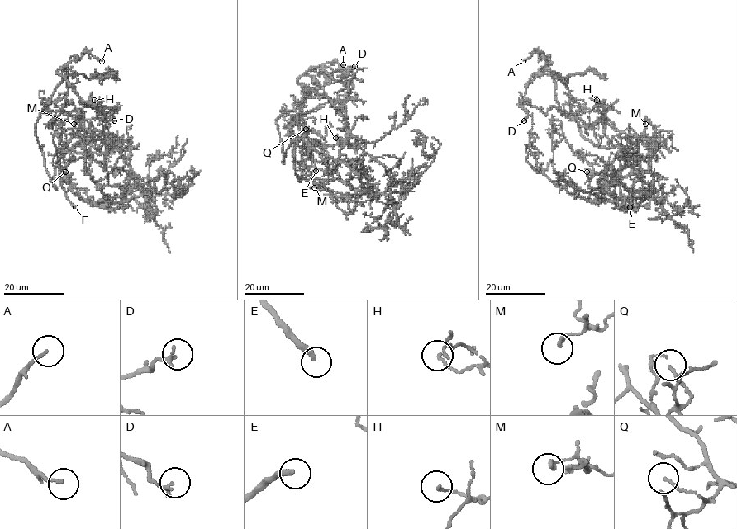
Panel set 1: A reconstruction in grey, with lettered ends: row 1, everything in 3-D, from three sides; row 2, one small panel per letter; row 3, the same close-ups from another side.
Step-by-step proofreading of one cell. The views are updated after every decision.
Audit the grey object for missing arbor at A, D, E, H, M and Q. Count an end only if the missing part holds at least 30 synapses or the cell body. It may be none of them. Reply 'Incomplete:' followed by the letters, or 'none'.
Incomplete: E

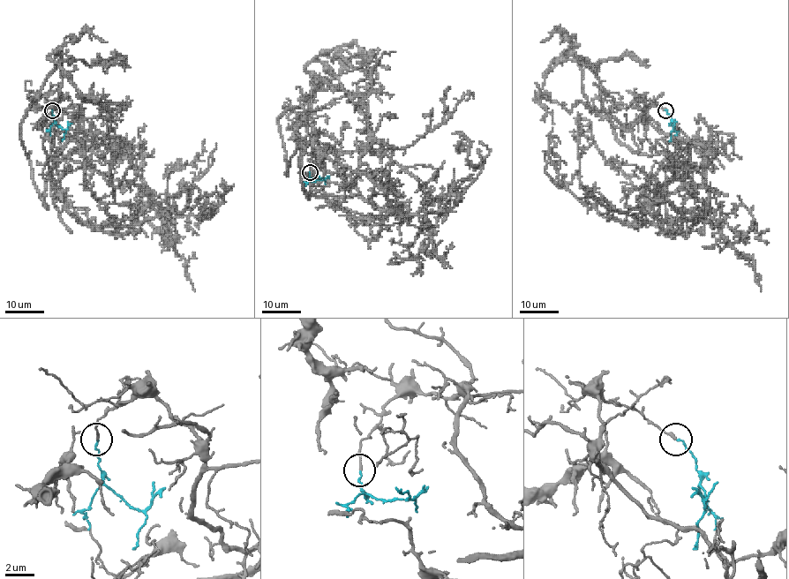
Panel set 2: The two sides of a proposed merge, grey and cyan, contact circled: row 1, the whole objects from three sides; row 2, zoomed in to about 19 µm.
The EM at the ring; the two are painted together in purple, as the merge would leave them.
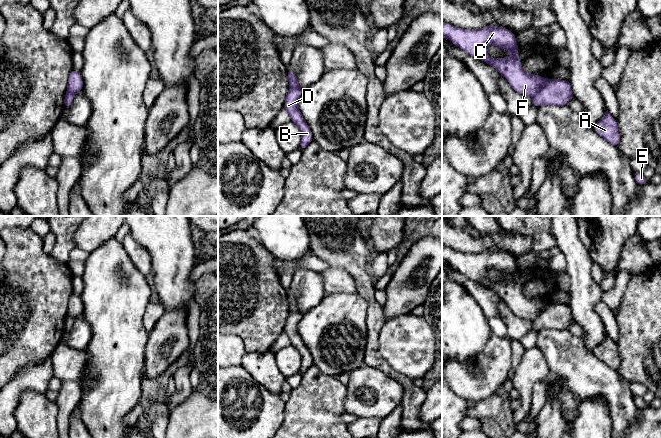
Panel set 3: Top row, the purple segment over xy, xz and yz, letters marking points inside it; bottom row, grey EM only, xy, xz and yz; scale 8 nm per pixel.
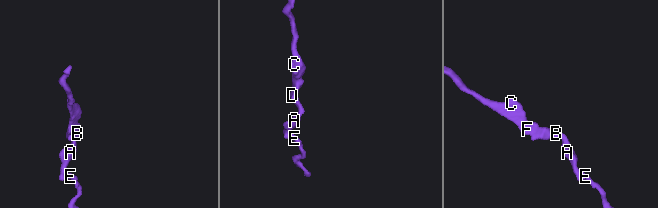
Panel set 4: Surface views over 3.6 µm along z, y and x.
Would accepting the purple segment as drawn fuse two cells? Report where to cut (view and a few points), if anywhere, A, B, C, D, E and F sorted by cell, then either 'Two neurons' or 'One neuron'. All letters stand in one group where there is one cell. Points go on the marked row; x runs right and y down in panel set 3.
Split along yz (547, 80), (533, 97). Groups: A B D E / C F. Two neurons

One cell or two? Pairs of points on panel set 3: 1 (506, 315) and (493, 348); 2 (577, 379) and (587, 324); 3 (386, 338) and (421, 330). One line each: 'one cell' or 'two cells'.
1: two cells
2: two cells
3: one cell

